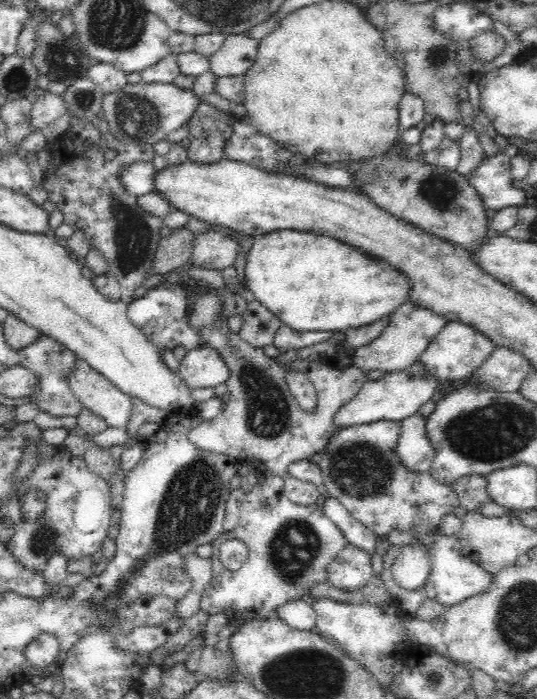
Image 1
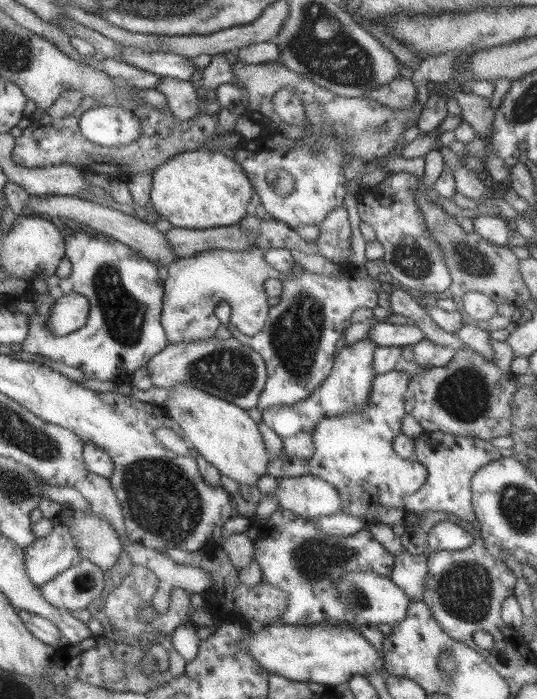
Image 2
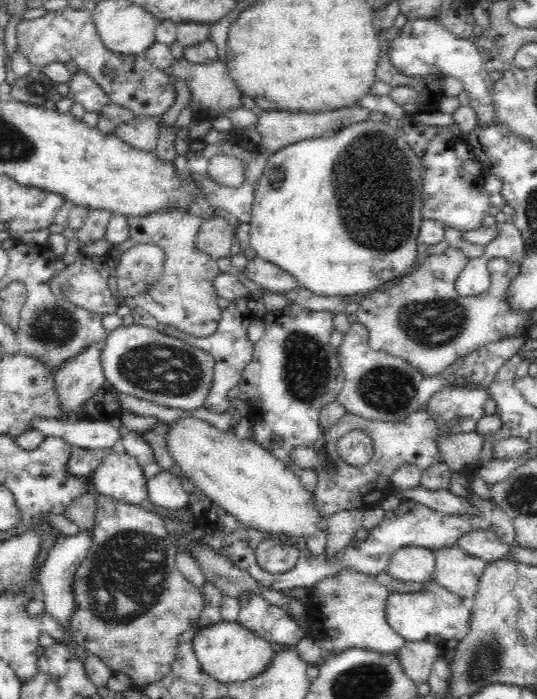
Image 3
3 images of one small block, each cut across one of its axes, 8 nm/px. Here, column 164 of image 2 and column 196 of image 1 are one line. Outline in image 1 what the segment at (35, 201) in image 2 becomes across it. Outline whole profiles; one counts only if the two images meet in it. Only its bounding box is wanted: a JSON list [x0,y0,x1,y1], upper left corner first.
[191,232,238,271]

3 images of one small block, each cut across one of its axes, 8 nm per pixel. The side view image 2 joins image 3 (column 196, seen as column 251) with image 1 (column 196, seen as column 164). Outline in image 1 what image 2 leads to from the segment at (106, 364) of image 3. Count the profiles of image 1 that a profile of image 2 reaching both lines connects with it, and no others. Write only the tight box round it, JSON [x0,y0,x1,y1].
[177,345,228,388]

